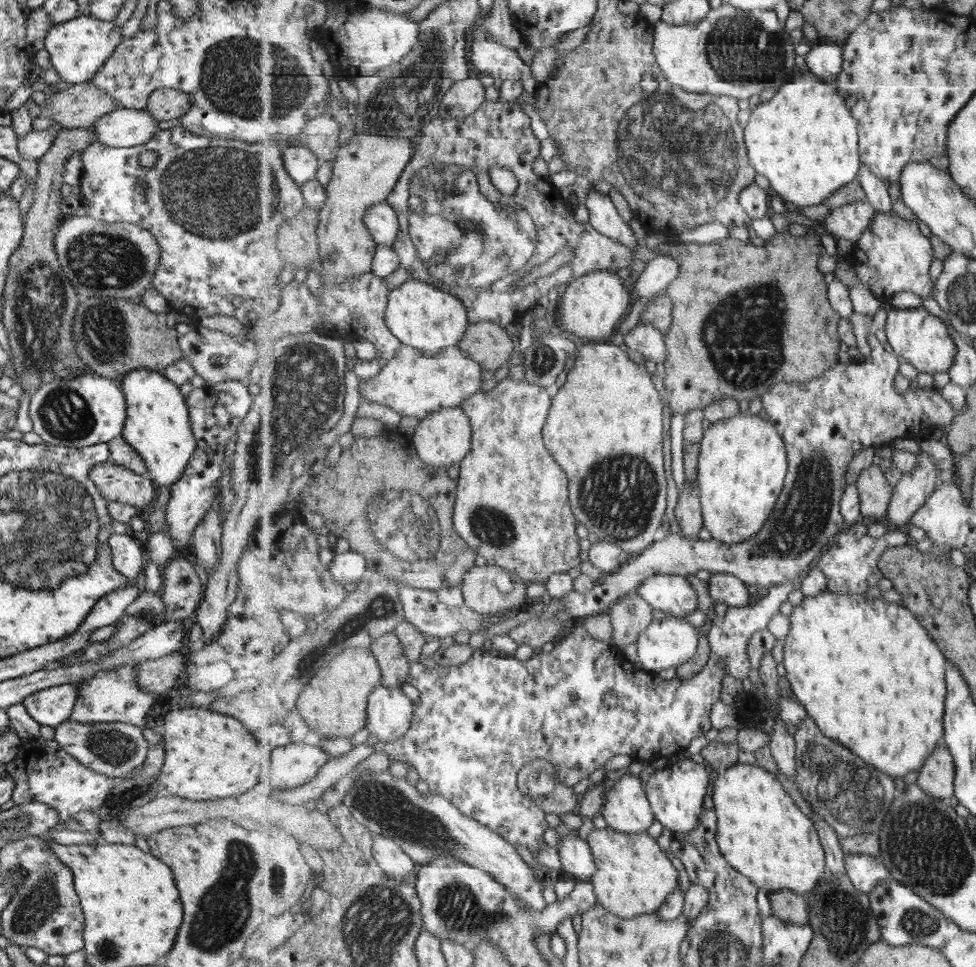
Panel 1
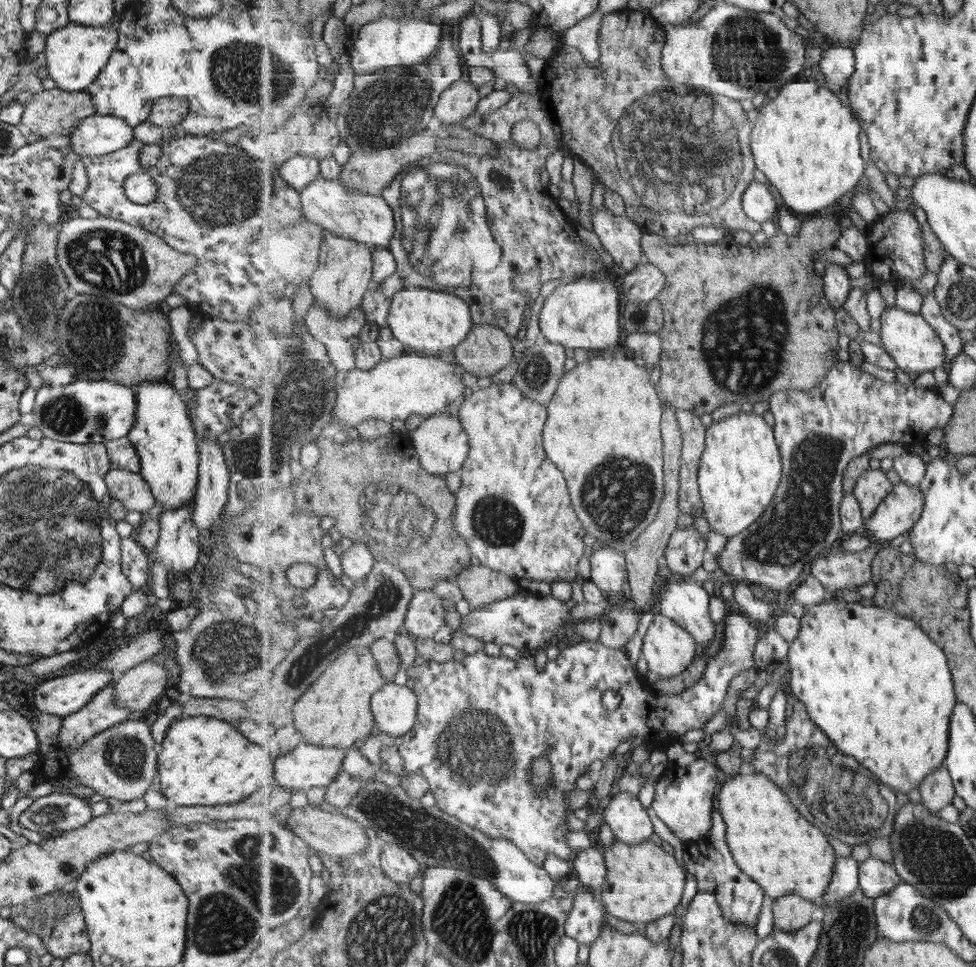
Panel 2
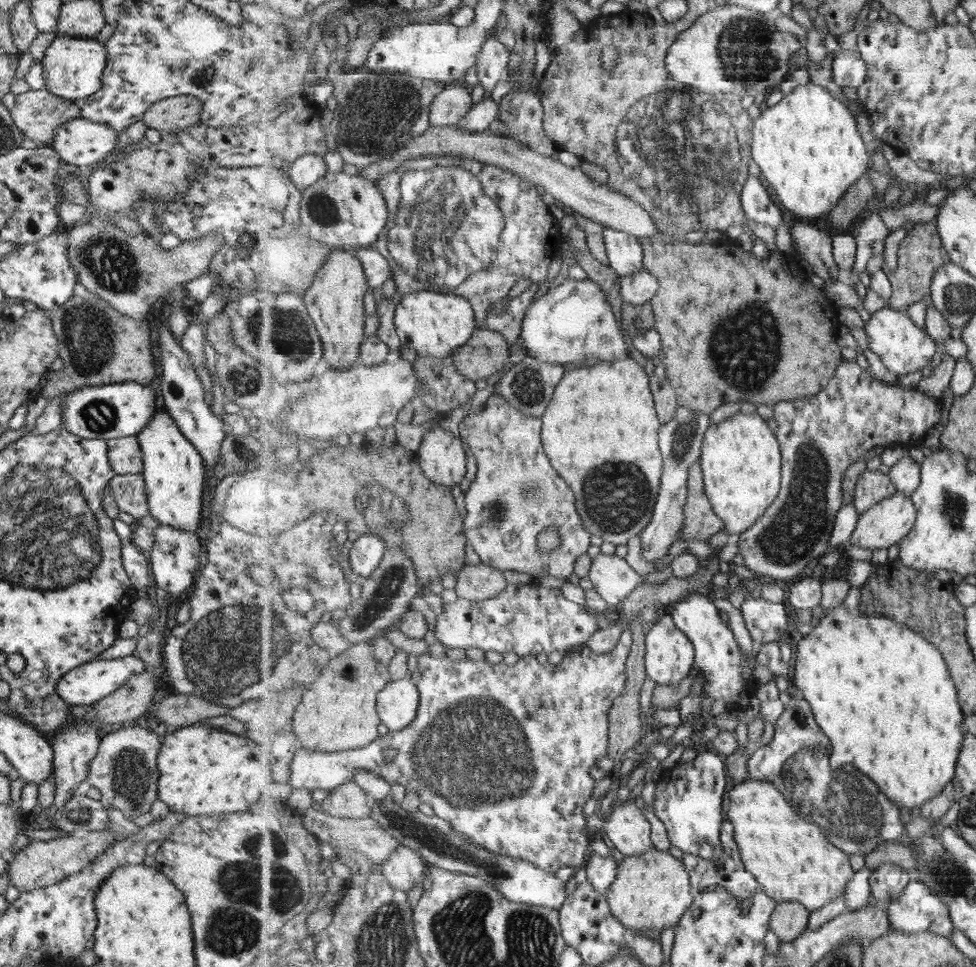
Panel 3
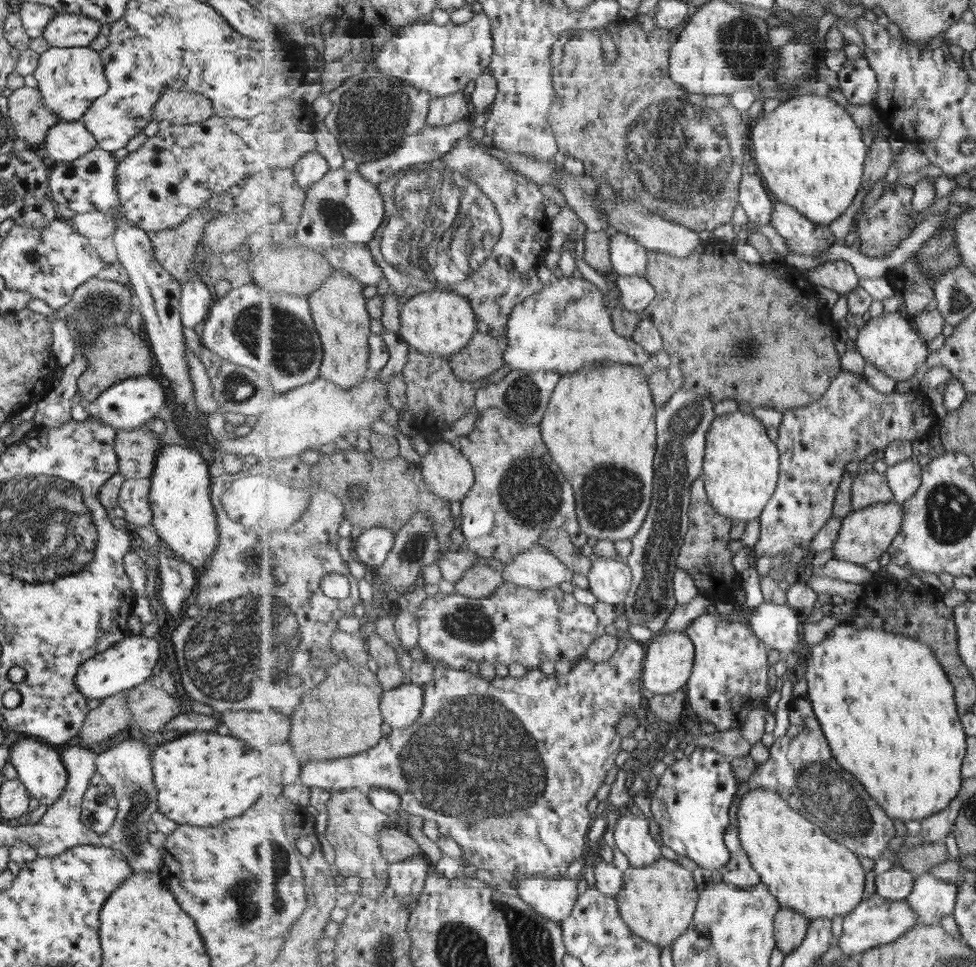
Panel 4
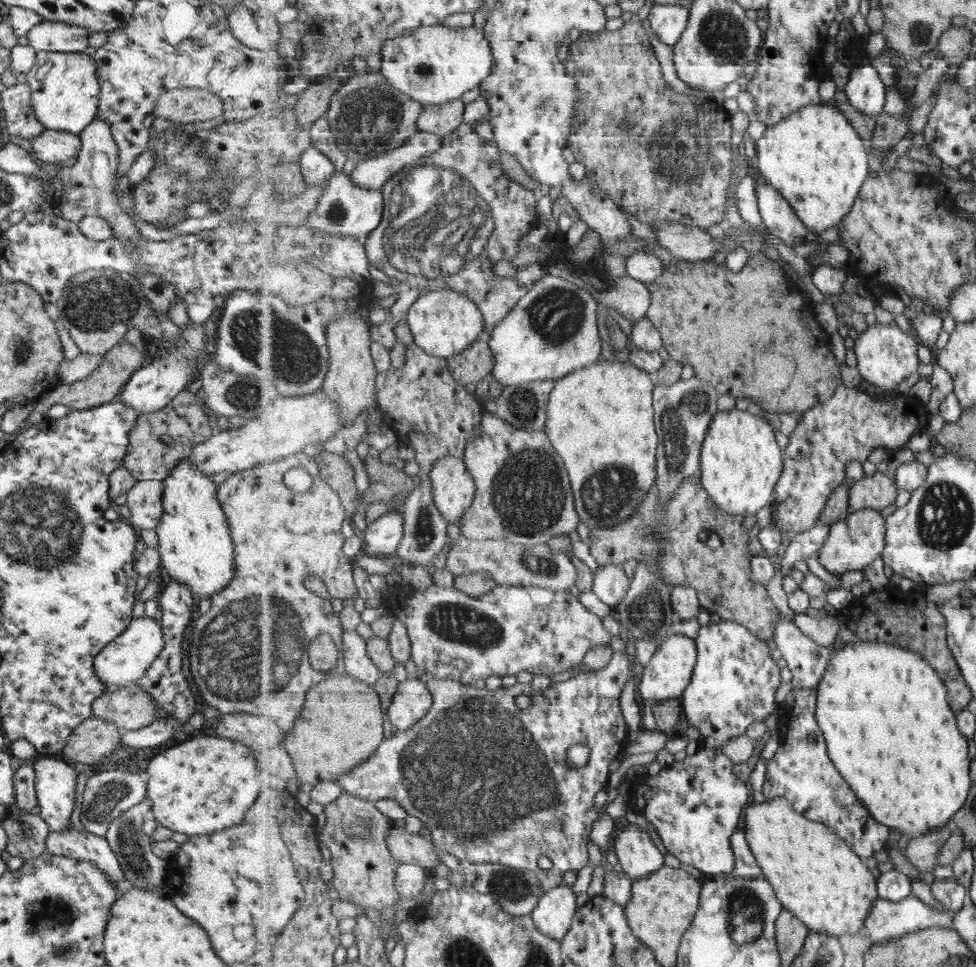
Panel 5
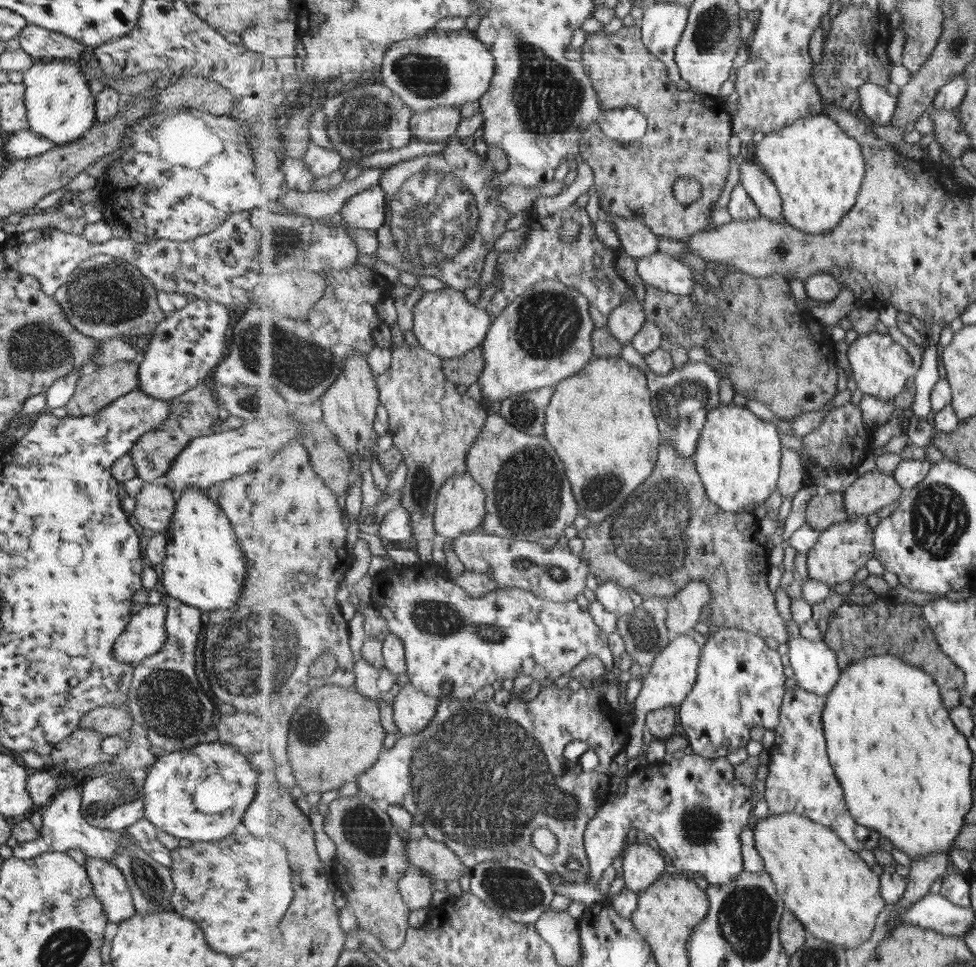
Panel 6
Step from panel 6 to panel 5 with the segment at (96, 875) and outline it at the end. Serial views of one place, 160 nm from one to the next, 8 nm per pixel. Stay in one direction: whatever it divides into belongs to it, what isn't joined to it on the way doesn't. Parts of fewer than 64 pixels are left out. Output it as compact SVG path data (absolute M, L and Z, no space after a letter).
M70 825L61 832L49 832L44 840L45 851L51 855L65 856L73 860L87 860L93 863L114 884L121 896L117 883L124 878L120 866L104 837L79 831Z

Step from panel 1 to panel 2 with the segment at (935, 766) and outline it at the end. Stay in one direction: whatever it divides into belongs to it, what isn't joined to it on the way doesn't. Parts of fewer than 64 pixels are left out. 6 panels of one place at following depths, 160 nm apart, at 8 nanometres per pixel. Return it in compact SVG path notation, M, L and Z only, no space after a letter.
M946 763L936 768L928 777L925 777L924 782L920 784L919 792L921 802L925 803L925 806L928 806L929 810L933 812L953 804L956 788Z

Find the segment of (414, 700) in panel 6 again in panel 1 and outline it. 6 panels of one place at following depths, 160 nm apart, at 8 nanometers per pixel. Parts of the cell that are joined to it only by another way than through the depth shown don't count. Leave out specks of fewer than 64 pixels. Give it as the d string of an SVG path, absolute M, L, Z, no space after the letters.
M379 685L368 700L366 728L384 743L403 738L412 728L415 704L399 688Z

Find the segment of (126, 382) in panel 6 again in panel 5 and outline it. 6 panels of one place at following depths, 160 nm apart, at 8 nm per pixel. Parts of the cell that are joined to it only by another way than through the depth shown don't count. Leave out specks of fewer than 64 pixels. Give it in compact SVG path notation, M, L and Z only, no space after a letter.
M123 341L114 344L104 355L95 370L85 379L70 384L55 384L52 388L42 393L33 402L32 411L28 414L26 422L28 426L37 424L45 416L50 405L64 404L70 411L80 411L106 403L114 399L121 387L129 380L129 376L135 370L145 364L145 352L135 350L133 345Z

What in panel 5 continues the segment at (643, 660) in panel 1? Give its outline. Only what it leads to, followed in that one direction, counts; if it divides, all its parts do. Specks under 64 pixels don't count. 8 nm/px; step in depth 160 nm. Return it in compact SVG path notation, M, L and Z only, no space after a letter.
M671 633L658 646L653 658L642 670L638 692L640 701L654 700L656 703L681 698L692 681L695 665L698 661L696 640L678 633Z

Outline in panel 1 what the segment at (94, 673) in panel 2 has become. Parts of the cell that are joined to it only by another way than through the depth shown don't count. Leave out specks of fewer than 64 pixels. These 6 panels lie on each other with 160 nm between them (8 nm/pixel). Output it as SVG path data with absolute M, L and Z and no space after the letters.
M76 683L45 687L28 694L21 703L37 725L56 727L69 720L77 689Z

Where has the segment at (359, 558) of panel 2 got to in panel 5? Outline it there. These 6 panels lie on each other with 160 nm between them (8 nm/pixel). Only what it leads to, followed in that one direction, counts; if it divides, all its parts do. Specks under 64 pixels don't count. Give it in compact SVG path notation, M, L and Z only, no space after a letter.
M398 512L385 513L366 527L363 551L379 556L394 554L404 534L404 515Z

